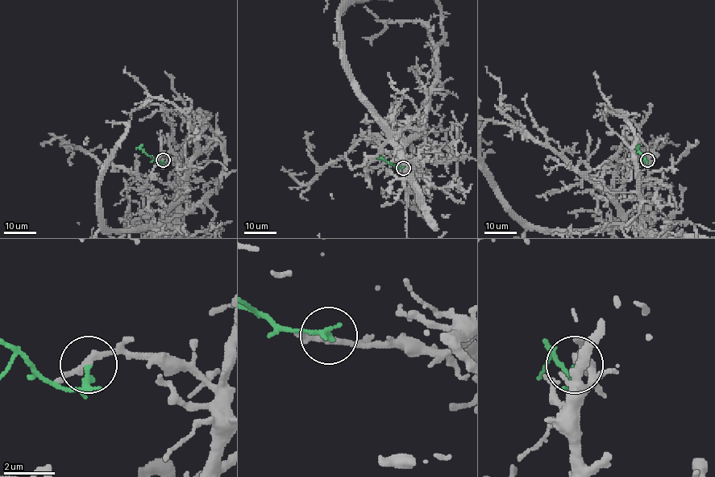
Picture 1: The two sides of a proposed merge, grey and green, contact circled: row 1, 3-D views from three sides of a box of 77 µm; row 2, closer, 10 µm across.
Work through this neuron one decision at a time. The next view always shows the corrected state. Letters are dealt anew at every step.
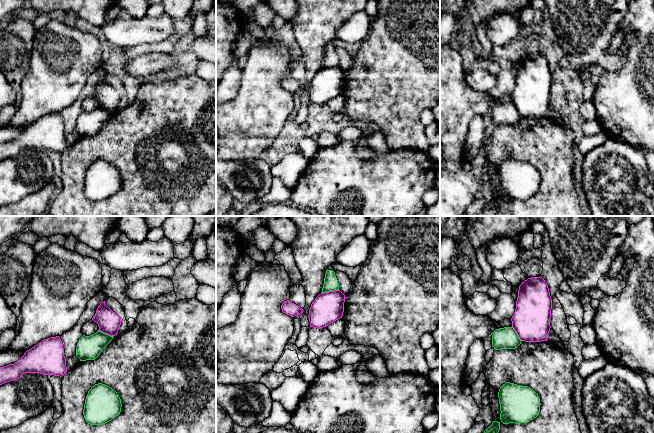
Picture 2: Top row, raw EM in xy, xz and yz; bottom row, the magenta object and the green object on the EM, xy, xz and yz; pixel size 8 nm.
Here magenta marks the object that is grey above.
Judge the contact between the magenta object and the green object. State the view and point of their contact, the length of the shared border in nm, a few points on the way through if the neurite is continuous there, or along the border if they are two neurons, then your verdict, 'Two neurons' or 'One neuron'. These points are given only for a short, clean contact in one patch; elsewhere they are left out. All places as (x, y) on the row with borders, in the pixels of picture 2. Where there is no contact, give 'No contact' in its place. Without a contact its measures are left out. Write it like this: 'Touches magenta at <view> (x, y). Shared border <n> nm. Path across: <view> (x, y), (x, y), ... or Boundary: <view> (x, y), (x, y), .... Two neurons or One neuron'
Touches magenta at xz (329, 291). Shared border 150 nm. Boundary: xz (338, 289), (321, 293). Two neurons

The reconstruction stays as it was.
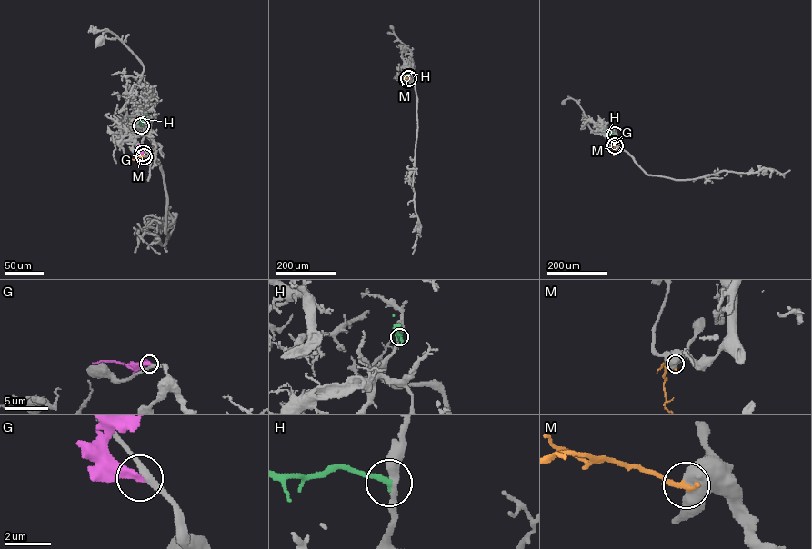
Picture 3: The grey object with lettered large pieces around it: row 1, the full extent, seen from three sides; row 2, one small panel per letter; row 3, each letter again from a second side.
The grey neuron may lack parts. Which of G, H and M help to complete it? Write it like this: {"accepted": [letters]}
{"accepted": []}

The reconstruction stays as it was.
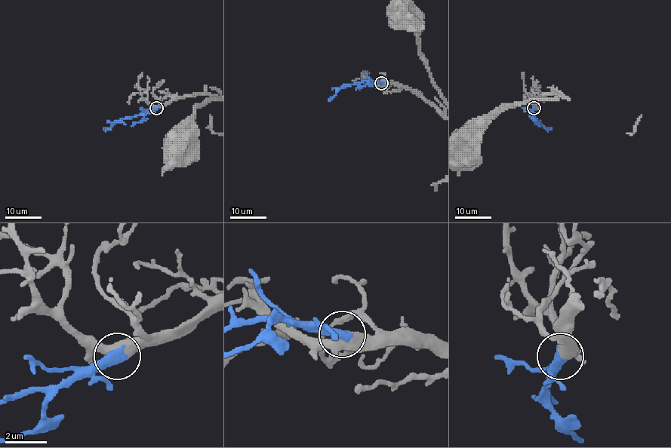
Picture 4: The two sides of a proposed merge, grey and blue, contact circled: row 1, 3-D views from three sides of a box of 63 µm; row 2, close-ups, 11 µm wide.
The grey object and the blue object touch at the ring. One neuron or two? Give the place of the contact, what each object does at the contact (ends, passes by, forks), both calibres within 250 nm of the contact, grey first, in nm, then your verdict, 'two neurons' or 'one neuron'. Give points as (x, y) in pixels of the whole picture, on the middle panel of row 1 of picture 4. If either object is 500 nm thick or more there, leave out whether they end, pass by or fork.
at (381, 83); 500 nm thick on the grey side, 500 nm on the other; one neuron

